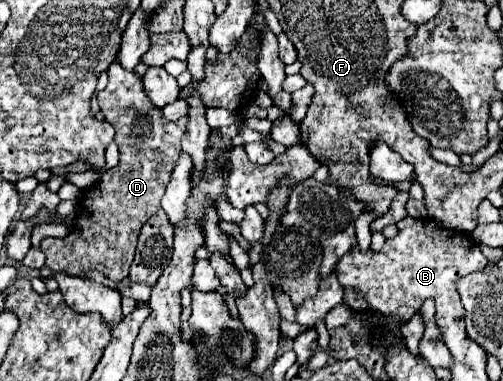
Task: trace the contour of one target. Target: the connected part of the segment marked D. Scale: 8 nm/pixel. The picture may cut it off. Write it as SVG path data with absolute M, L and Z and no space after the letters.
M112 63L108 69L110 83L98 93L100 111L116 129L116 145L120 149L120 161L114 169L104 169L102 175L82 191L76 199L76 215L70 223L64 239L46 237L42 241L42 253L46 255L46 267L68 275L78 275L88 269L102 271L114 283L128 277L130 263L134 259L136 241L142 225L160 211L160 199L164 187L180 155L180 139L186 131L186 117L170 123L164 119L142 89L142 77L126 71L120 63Z

